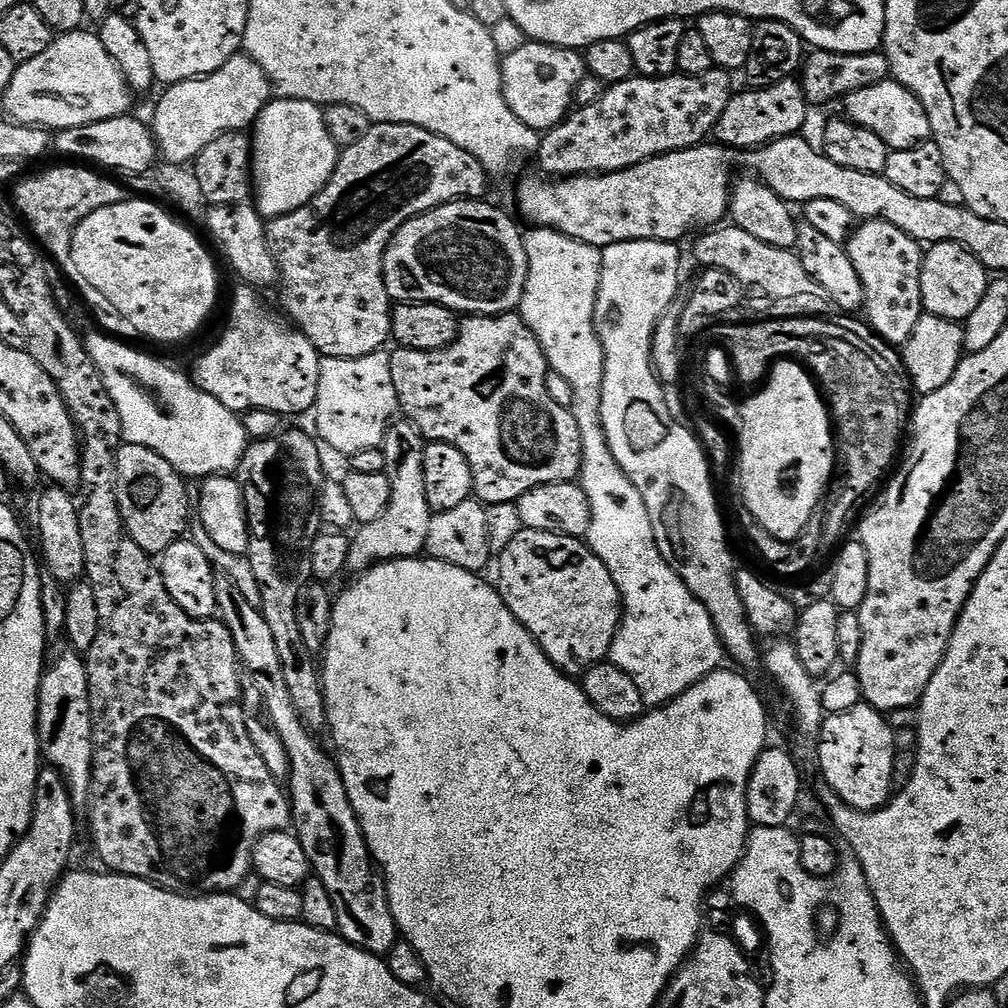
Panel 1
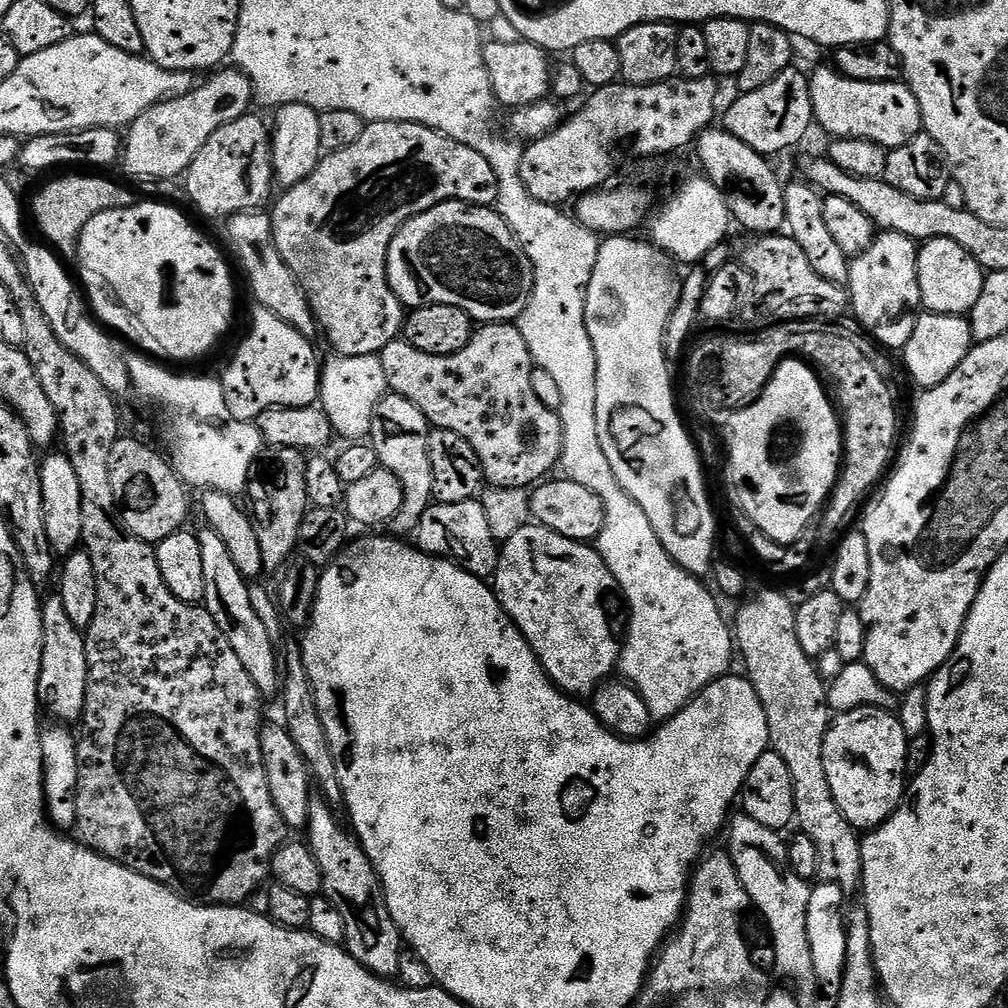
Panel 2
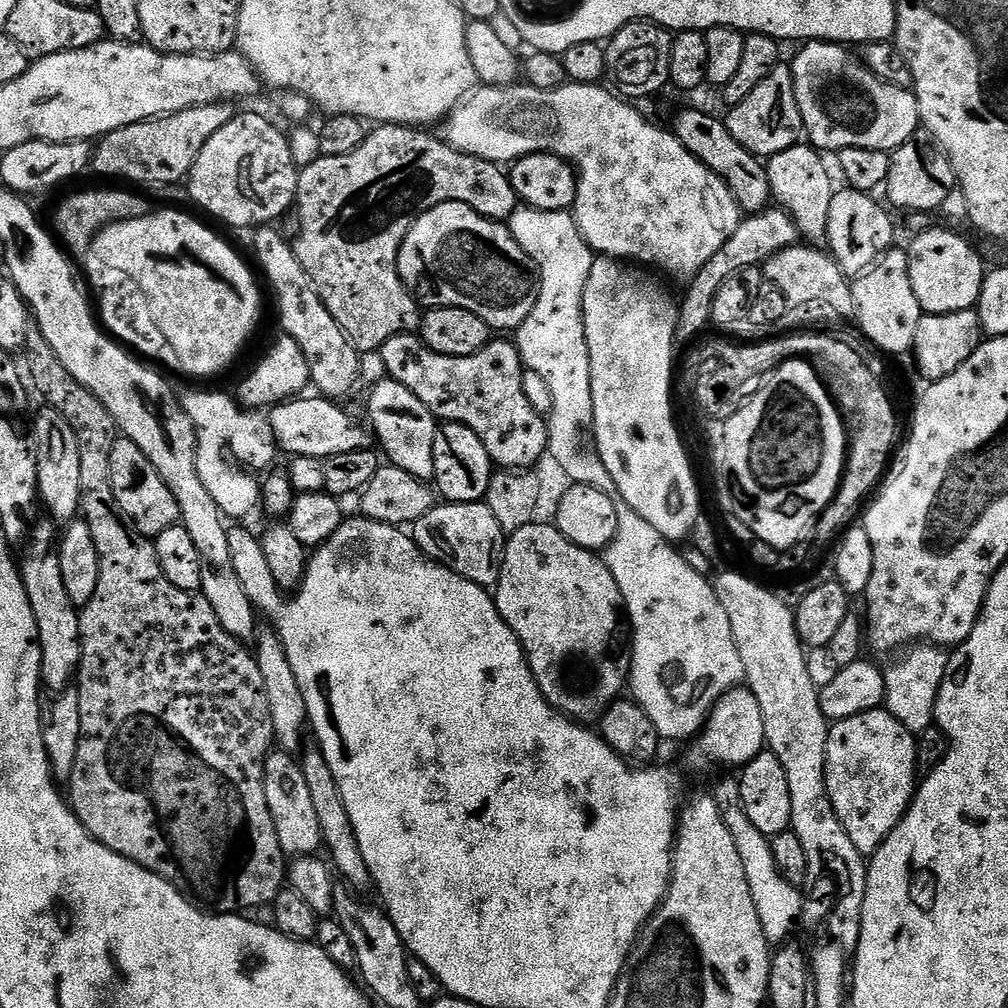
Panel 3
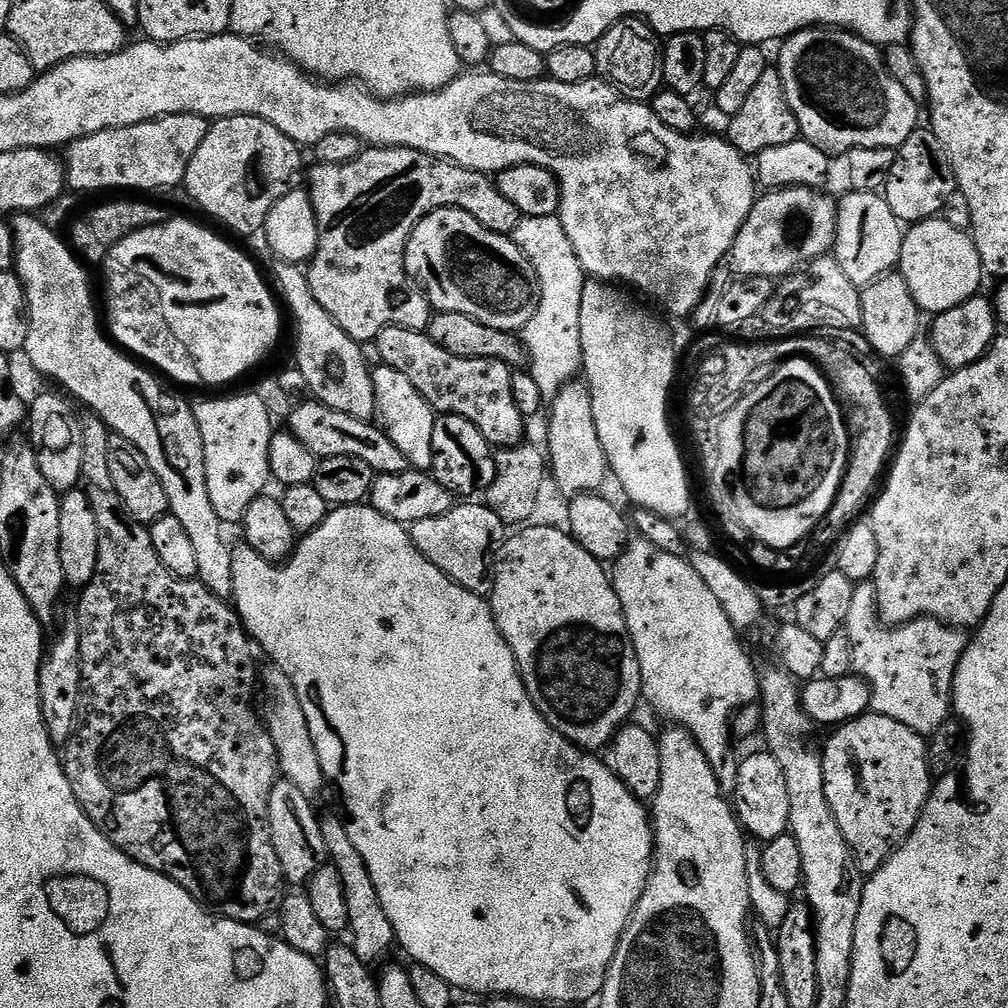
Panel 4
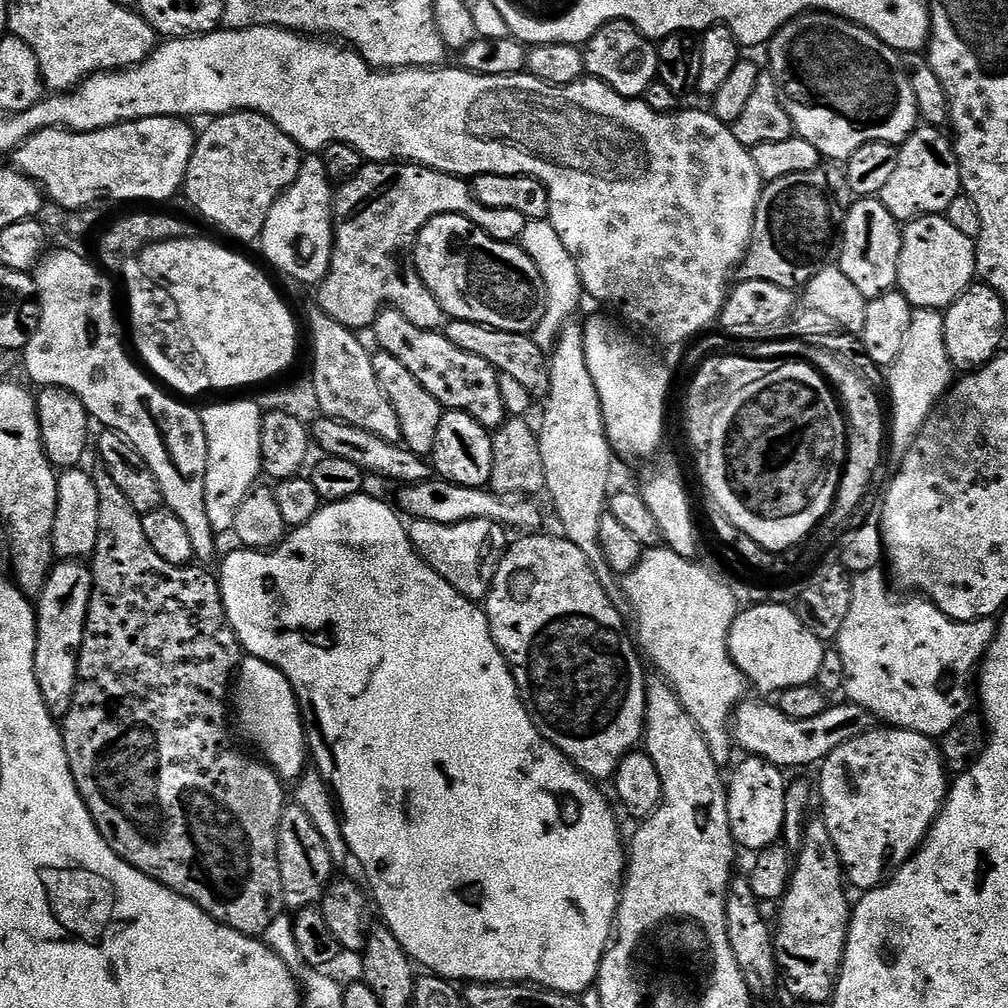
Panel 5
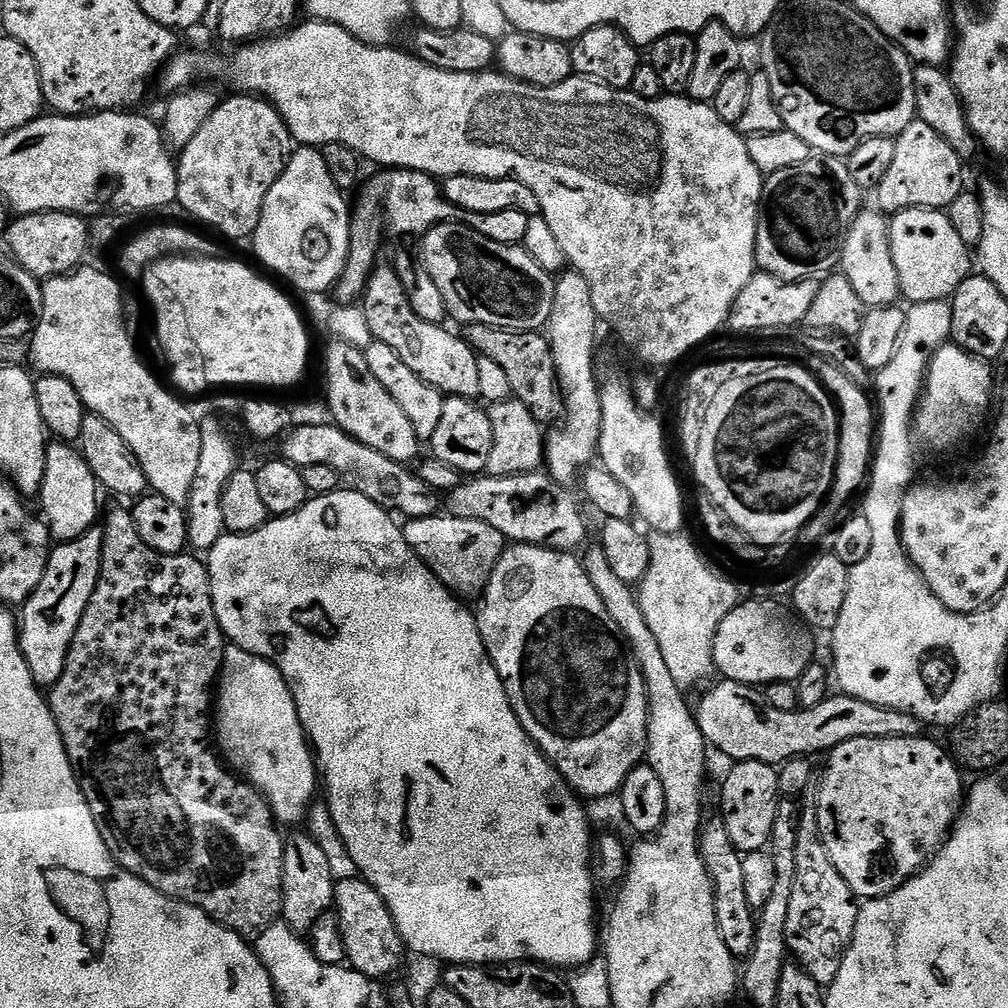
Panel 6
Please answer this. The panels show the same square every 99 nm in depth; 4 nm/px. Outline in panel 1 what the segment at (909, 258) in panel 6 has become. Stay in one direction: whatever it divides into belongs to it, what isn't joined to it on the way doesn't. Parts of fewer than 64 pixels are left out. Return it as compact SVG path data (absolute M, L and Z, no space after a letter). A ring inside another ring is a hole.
M942 242L931 245L924 253L922 266L922 298L924 310L929 316L946 318L963 322L967 316L974 314L978 302L982 302L982 294L986 294L990 283L988 269L966 250L957 244Z

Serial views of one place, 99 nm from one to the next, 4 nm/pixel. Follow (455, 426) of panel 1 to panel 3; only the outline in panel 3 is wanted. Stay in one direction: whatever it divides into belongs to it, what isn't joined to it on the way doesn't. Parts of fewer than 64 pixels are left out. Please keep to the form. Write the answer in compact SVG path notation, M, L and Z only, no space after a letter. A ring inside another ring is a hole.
M401 334L390 338L380 347L382 362L386 362L386 373L391 379L402 382L411 390L418 402L430 410L437 421L450 424L465 424L478 438L482 438L482 446L486 446L486 454L490 454L493 465L504 470L528 470L536 464L548 451L548 425L545 417L534 410L530 399L526 398L523 389L525 366L520 361L520 351L511 339L493 339L478 354L469 356L439 356L434 350L424 345L416 334Z

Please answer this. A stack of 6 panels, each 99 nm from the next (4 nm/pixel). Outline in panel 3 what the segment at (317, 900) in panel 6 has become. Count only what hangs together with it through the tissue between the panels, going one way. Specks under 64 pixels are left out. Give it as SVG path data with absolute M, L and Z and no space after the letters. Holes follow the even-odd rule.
M273 750L264 763L264 789L266 806L270 806L270 818L274 818L274 830L278 830L278 842L282 842L285 857L314 856L321 851L324 839L318 826L318 813L314 810L310 790L306 787L306 774L302 774L299 759L293 753Z

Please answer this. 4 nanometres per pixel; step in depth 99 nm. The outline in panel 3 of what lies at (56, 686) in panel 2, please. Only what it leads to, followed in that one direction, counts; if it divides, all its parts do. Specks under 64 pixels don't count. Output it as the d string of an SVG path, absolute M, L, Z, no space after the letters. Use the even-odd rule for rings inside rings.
M48 524L38 525L33 532L31 529L32 545L18 567L26 586L26 598L30 598L30 610L34 610L34 622L38 622L42 654L40 679L45 689L53 688L53 693L59 694L73 683L80 667L80 613L74 602L70 602L70 593L62 583L62 566L59 555L54 551L54 536L52 540L53 525Z

